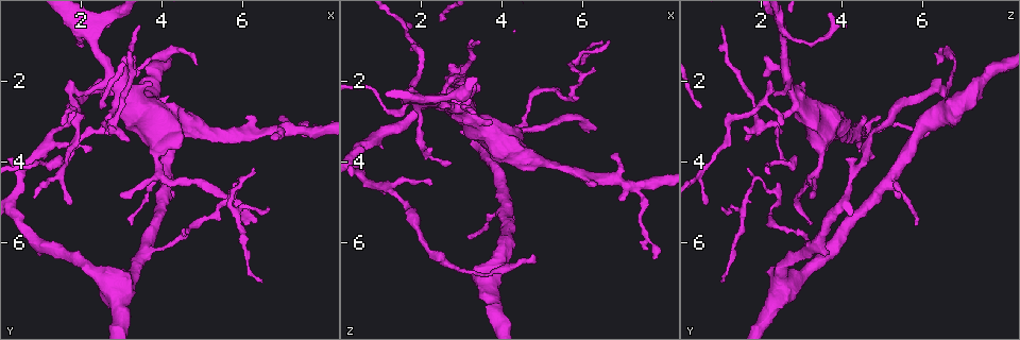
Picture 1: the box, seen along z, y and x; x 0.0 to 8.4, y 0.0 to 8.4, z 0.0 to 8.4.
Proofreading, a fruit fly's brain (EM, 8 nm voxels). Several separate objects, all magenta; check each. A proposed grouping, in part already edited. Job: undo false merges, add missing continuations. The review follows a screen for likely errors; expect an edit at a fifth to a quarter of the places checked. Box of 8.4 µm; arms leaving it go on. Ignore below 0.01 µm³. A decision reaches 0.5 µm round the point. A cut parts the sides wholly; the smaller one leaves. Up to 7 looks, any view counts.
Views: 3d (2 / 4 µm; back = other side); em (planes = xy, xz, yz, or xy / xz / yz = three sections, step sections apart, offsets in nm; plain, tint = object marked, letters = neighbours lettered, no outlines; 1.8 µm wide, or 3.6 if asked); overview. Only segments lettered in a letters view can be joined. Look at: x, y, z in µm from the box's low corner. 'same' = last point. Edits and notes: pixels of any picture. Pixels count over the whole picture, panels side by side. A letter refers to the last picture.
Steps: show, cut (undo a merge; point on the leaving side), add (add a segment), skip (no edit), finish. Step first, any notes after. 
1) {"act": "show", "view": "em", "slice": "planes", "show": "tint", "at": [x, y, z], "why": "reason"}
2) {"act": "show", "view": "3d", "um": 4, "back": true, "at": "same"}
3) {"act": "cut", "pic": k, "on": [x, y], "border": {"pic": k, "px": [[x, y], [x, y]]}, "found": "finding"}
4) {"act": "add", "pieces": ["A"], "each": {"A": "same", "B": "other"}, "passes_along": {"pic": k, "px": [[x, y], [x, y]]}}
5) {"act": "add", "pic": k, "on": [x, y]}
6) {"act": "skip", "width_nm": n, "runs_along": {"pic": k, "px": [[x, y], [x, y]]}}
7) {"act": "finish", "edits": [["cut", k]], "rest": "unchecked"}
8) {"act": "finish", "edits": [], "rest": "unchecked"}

{"act": "show", "view": "3d", "um": 4, "at": [3.20, 3.45, 1.70], "why": "branch stops here"}

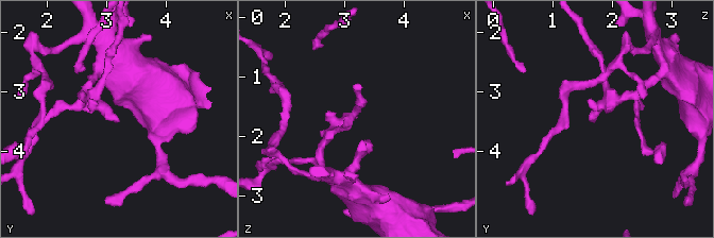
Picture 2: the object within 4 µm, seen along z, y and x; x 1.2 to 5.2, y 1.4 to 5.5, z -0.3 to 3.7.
{"act": "show", "view": "em", "slice": "xy", "step": 8, "show": "tint", "at": [3.15, 3.45, 1.70]}

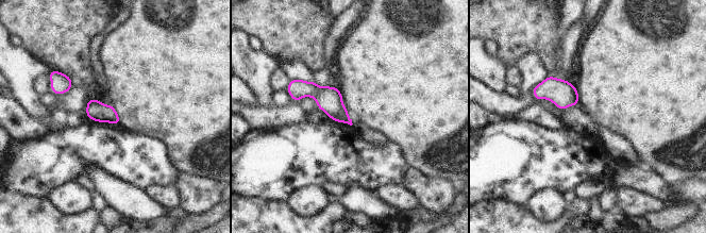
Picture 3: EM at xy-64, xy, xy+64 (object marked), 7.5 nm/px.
{"act": "show", "view": "em", "slice": "xy", "step": 8, "show": "letters", "at": "same"}

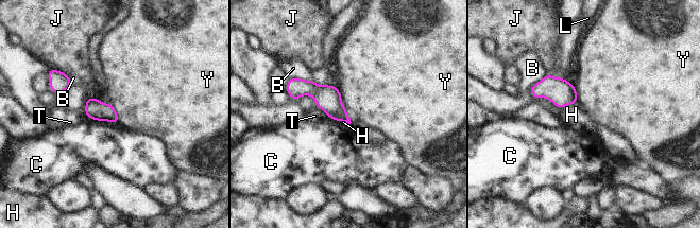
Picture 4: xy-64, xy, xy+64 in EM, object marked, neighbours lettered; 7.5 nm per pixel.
{"act": "skip", "longest_contact_nm": ["C", 240], "each": {"B": "other", "C": "other", "H": "other", "J": "other", "L": "other", "T": "other", "Y": "other"}, "border": {"pic": 4, "px": [[111, 103], [119, 121]]}, "found": "no lettered segment goes on from it"}

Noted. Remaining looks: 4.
{"act": "show", "view": "3d", "um": 4, "back": true, "at": [7.35, 3.25, 4.60], "why": "four or more arms meet"}

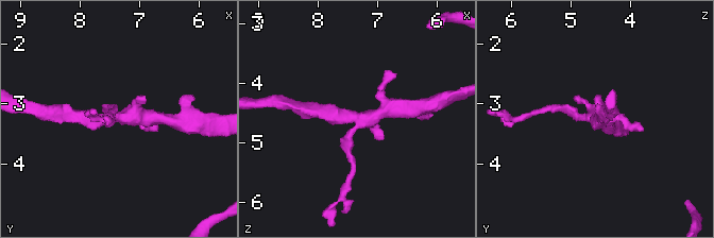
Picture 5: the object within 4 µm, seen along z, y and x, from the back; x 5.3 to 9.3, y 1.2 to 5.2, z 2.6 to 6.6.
{"act": "show", "view": "em", "slice": "xy", "step": 16, "show": "tint", "at": [7.35, 3.25, 4.65]}

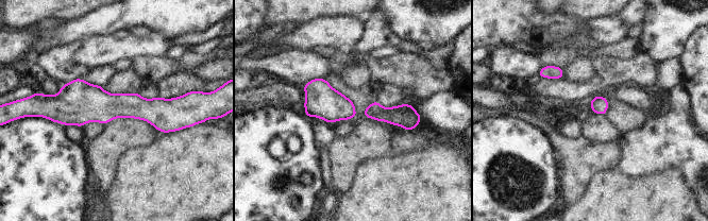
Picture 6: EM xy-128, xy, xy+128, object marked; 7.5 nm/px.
{"act": "show", "view": "em", "slice": "yz", "step": 8, "show": "letters", "at": "same", "why": "cut it another way"}

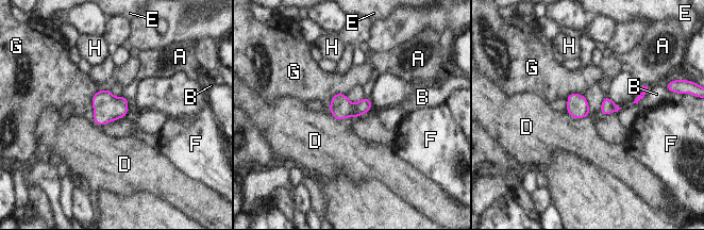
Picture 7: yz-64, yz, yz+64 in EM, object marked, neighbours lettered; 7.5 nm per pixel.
{"act": "skip", "width_nm": 160, "each": {"A": "other", "B": "other", "D": "other", "E": "other", "F": "other", "G": "other", "H": "other"}, "border": {"pic": 7, "px": [[330, 111], [337, 119], [352, 118]]}, "found": "all the same cell"}

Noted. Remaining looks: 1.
{"act": "show", "view": "em", "slice": "xz", "step": 8, "show": "letters", "at": [6.35, 5.50, 3.20], "why": "branch stops here"}

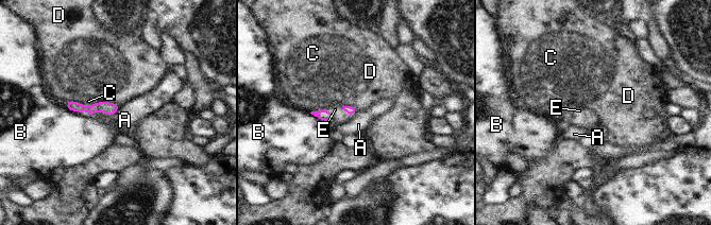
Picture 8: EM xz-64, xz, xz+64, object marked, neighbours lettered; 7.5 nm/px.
{"act": "add", "pieces": ["E"], "each": {"A": "other", "B": "other", "C": "other", "D": "other", "E": "same"}, "found": "it goes on there"}

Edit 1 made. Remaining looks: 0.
{"act": "finish", "edits": [["add", 8]], "rest": "unchecked"}

